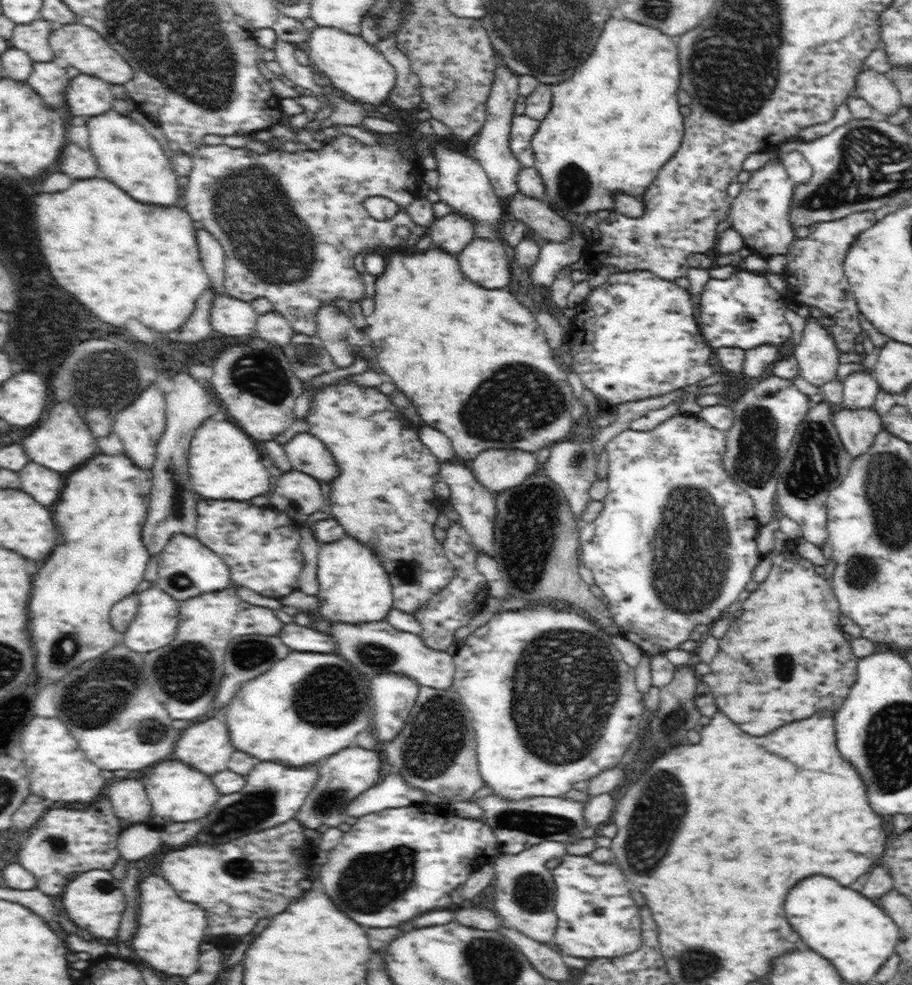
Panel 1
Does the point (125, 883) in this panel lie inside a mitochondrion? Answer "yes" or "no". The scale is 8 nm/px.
no

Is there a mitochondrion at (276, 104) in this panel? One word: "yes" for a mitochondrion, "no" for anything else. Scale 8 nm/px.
no

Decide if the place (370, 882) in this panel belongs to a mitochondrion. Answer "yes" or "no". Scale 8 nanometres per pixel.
yes

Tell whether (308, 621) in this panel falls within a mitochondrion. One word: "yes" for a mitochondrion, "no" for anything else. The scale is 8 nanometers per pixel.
no

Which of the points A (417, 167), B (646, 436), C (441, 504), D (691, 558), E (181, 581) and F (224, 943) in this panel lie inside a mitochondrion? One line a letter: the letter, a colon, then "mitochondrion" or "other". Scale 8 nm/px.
A: other
B: other
C: other
D: mitochondrion
E: mitochondrion
F: other

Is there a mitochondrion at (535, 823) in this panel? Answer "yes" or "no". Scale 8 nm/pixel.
yes

